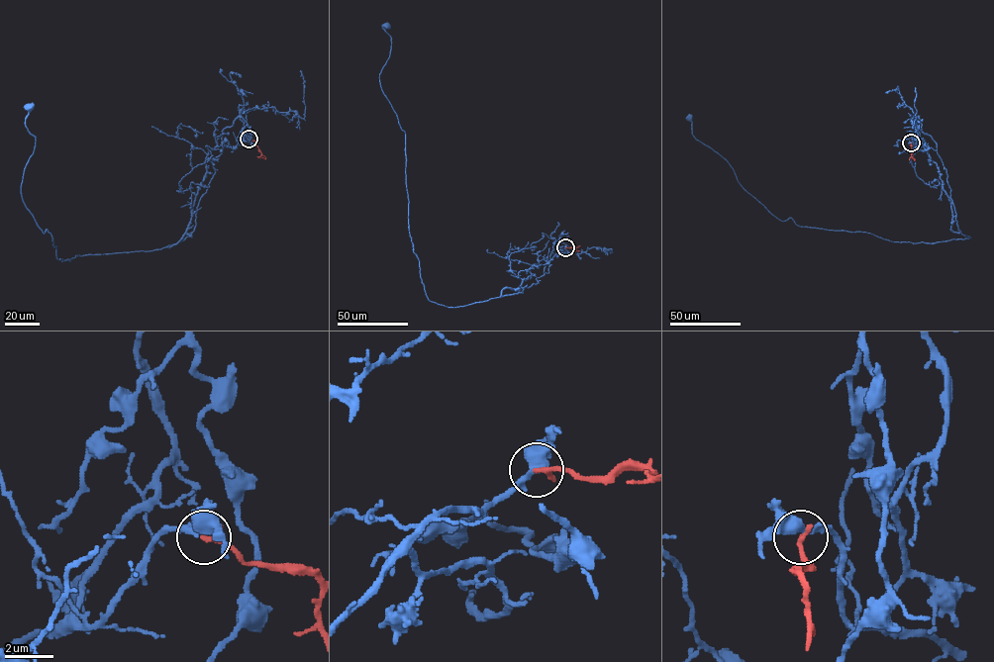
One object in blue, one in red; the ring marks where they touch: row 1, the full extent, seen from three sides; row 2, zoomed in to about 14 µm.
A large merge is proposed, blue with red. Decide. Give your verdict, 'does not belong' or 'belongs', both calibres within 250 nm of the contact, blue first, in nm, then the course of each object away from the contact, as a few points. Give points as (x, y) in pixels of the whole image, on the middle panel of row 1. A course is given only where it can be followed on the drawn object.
belongs | 420/240 nm | blue via (565, 247), (499, 297), (453, 308), (428, 299), (409, 230), (405, 132), (379, 80), (391, 45), (386, 26) | red via (565, 247), (579, 250)

